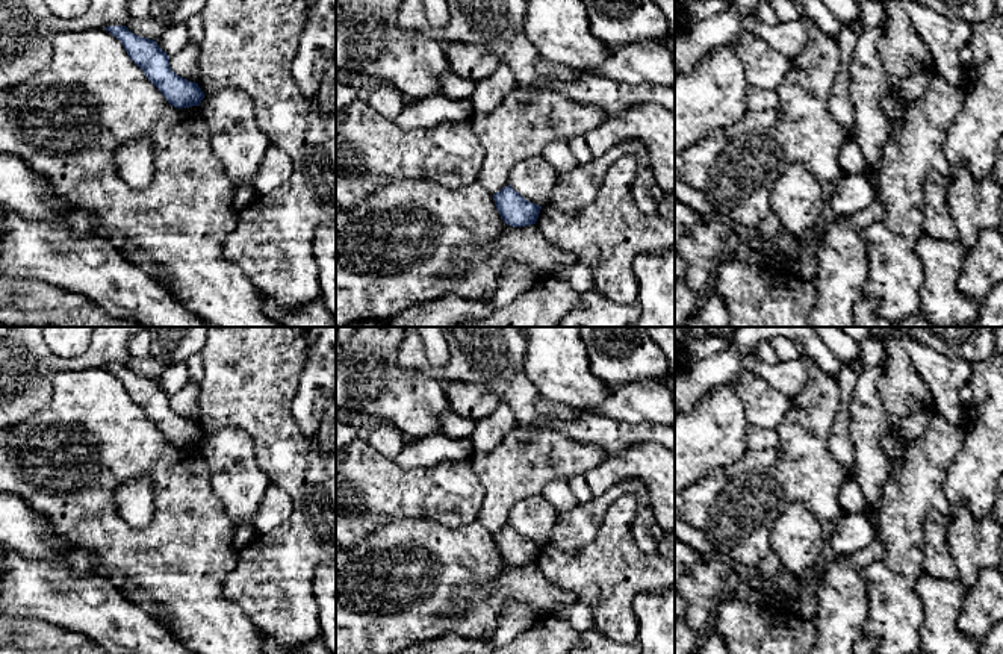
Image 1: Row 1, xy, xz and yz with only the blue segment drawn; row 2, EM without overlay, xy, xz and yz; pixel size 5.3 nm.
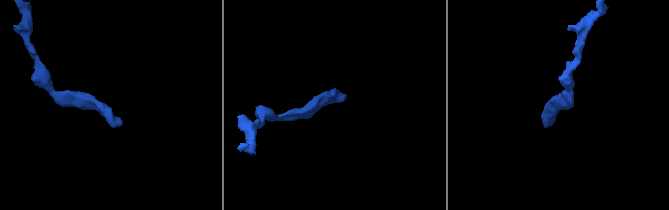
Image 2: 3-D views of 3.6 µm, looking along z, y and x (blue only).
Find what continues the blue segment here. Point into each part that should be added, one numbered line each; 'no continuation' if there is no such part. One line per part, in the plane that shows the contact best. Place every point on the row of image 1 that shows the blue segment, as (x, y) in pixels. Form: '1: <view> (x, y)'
no continuation

